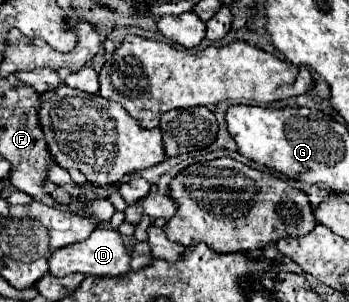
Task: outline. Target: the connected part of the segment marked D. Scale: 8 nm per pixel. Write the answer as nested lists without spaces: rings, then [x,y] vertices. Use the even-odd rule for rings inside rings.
[[[98,228],[84,242],[76,242],[76,244],[54,250],[52,256],[48,258],[48,266],[52,276],[68,276],[74,272],[92,274],[92,276],[122,276],[130,272],[130,254],[124,248],[122,236],[116,230]]]

